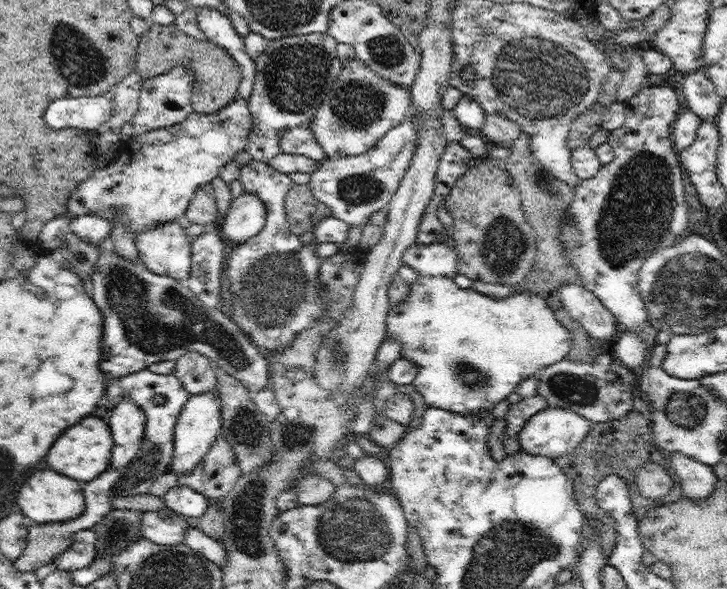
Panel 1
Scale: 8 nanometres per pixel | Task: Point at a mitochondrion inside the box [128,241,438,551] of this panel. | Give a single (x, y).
(275, 289)

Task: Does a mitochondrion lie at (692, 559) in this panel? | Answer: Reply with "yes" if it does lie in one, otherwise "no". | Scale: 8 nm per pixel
no

